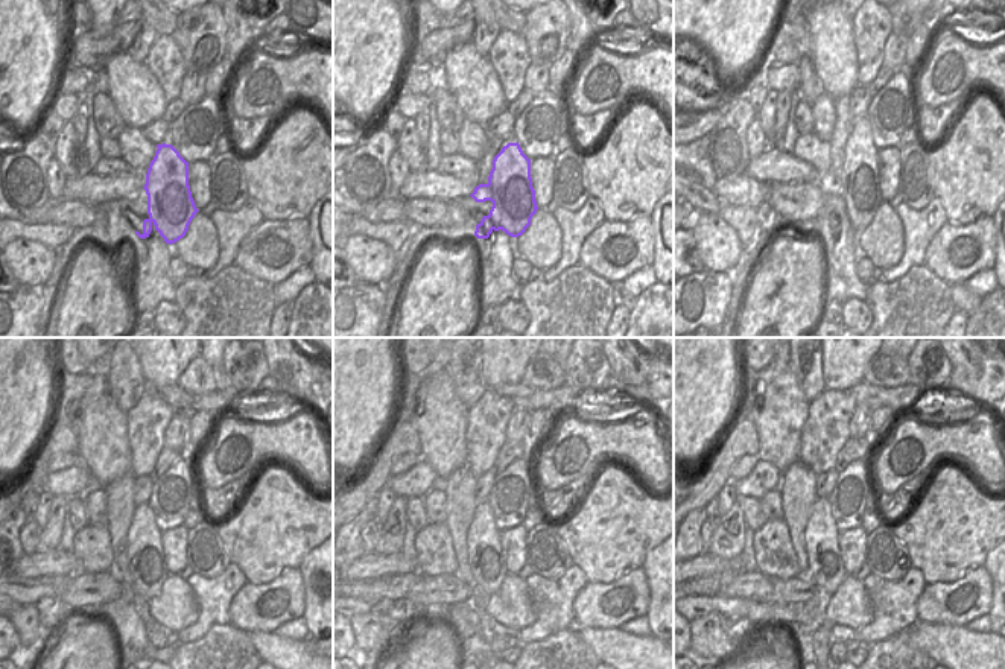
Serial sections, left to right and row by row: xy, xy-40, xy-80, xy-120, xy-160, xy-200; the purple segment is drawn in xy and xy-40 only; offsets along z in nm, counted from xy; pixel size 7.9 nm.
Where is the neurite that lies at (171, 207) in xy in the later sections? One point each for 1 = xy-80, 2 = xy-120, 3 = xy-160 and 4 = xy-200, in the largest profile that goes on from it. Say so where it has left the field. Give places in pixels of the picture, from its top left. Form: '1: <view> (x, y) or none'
1: xy-80 (829, 198)
2: xy-120 (146, 561)
3: xy-160 (487, 563)
4: xy-200 (821, 535)

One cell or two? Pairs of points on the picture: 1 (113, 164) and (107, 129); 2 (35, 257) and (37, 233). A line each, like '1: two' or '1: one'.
1: two
2: two

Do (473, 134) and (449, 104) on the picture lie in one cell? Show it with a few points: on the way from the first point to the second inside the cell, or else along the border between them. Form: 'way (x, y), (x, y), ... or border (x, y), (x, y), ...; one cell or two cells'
border (462, 120), (456, 131); two cells

